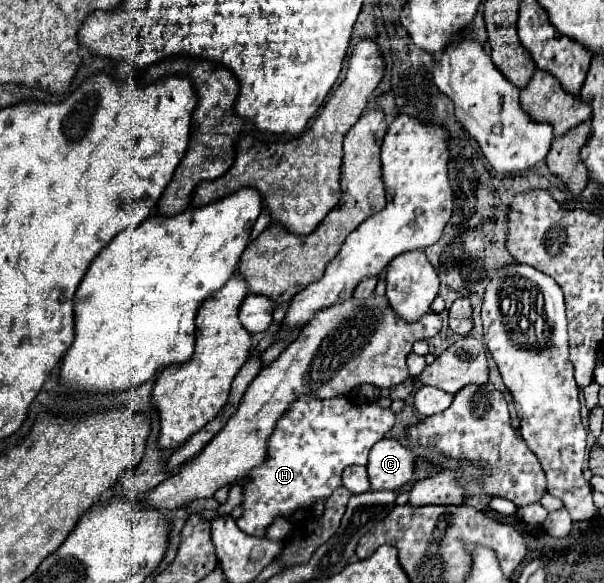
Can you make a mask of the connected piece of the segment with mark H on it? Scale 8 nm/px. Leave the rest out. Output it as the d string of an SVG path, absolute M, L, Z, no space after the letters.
M310 394L298 396L290 404L288 412L276 422L276 428L268 440L266 460L244 476L248 478L248 482L242 486L242 516L236 520L238 528L246 534L264 536L276 518L282 516L290 520L296 510L308 508L318 500L328 500L330 494L342 486L344 468L354 464L364 466L368 462L370 448L388 434L388 430L394 426L394 420L396 418L390 408L382 408L376 402L356 404L354 398L348 394L340 394L326 400L320 400Z

